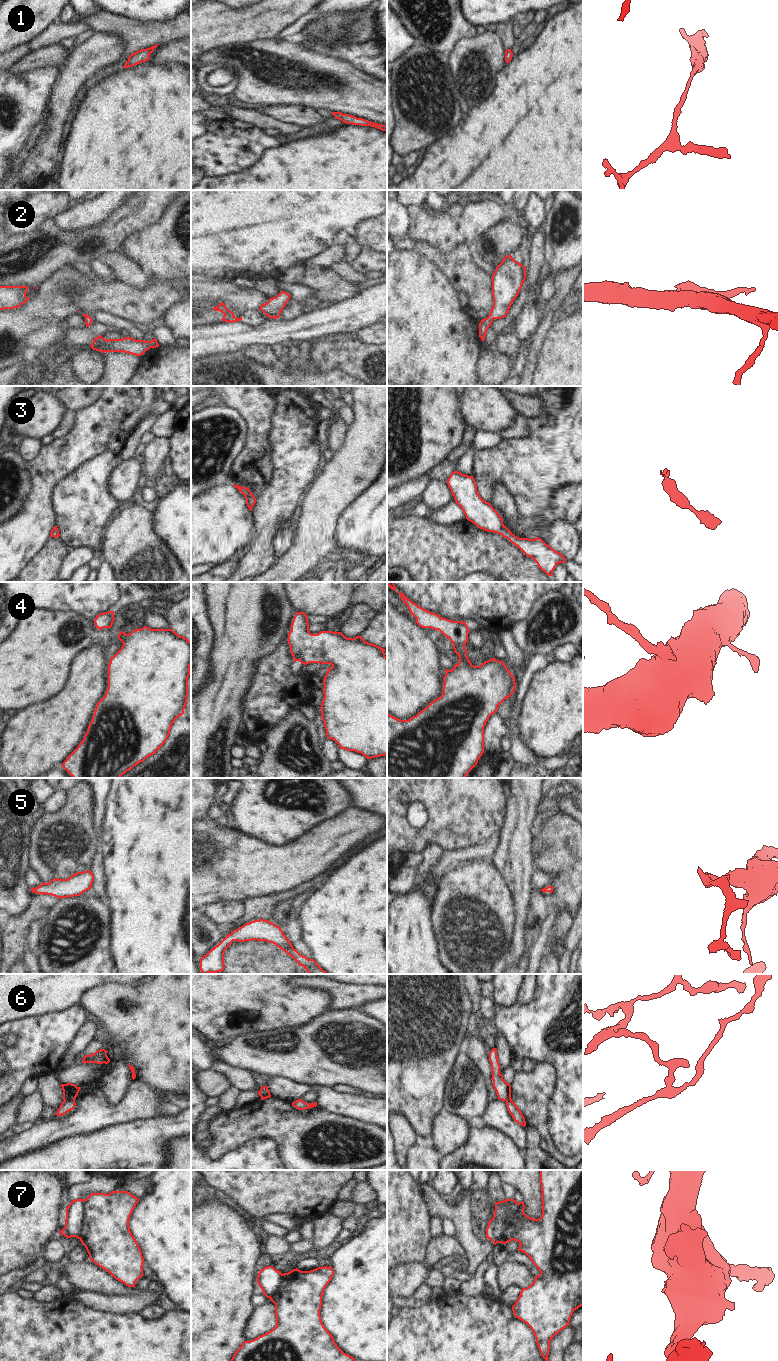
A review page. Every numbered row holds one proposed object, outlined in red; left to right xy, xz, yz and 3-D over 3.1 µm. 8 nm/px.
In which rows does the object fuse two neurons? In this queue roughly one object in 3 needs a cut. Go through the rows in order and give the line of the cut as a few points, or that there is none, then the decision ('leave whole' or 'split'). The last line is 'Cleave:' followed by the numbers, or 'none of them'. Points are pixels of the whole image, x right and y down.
1: no cut; leave whole
2: no cut; leave whole
3: no cut; leave whole
4: no cut; leave whole
5: no cut; leave whole
6: cut in xy along (74, 1099), (66, 1099), (64, 1101); split
7: cut in yz along (507, 1199), (512, 1210), (505, 1219), (502, 1240), (500, 1242); split
Cleave: 6, 7

